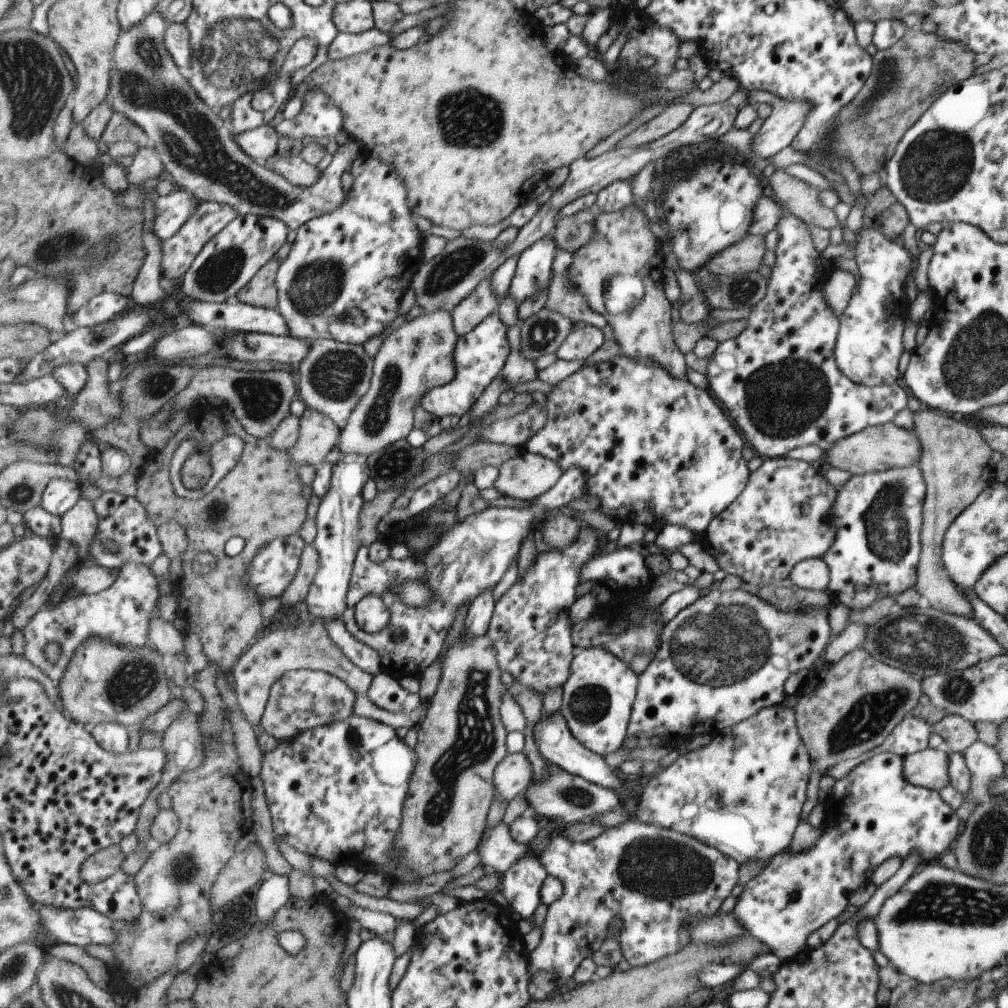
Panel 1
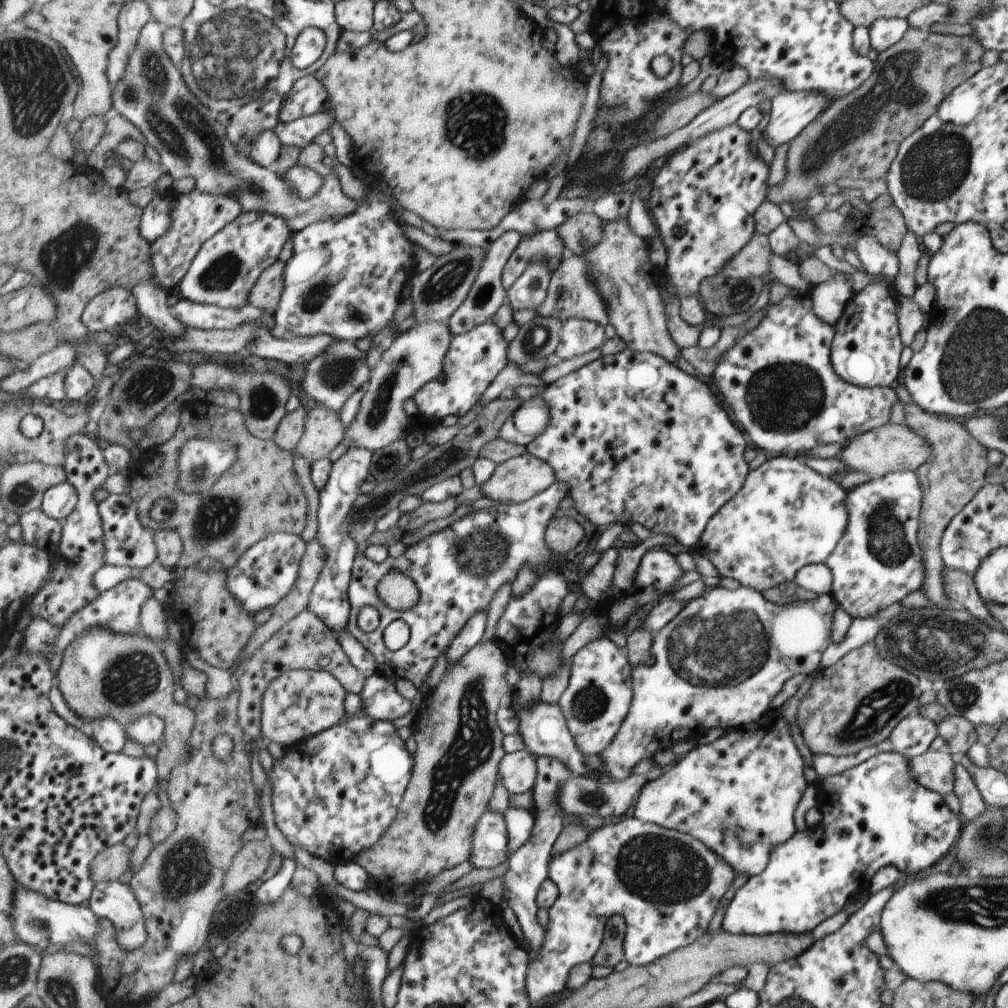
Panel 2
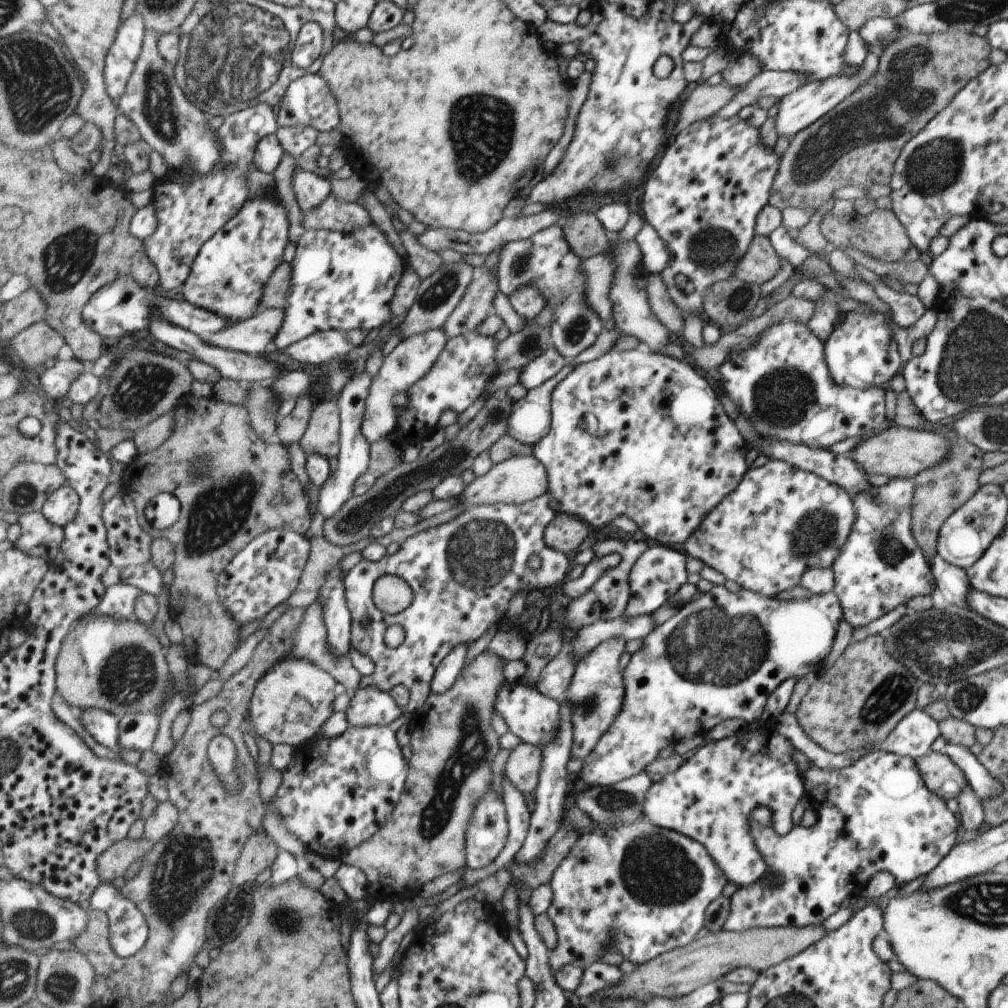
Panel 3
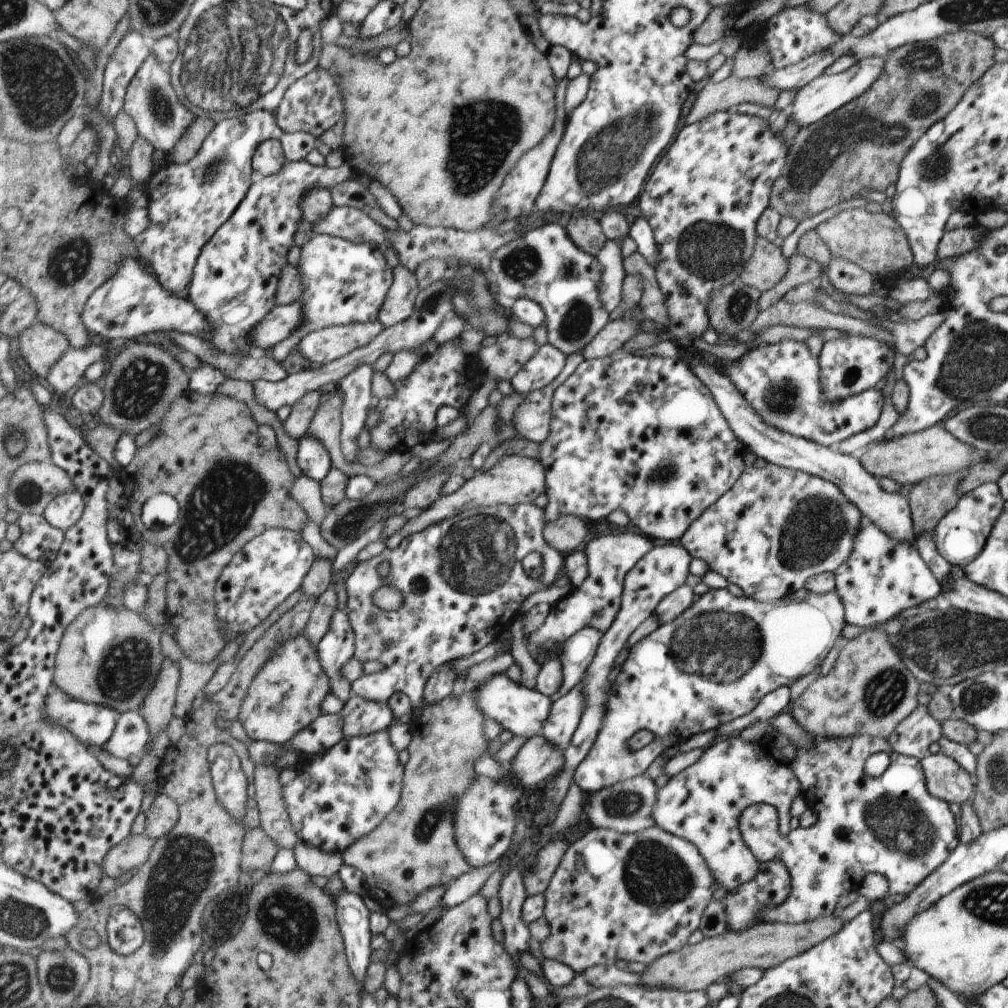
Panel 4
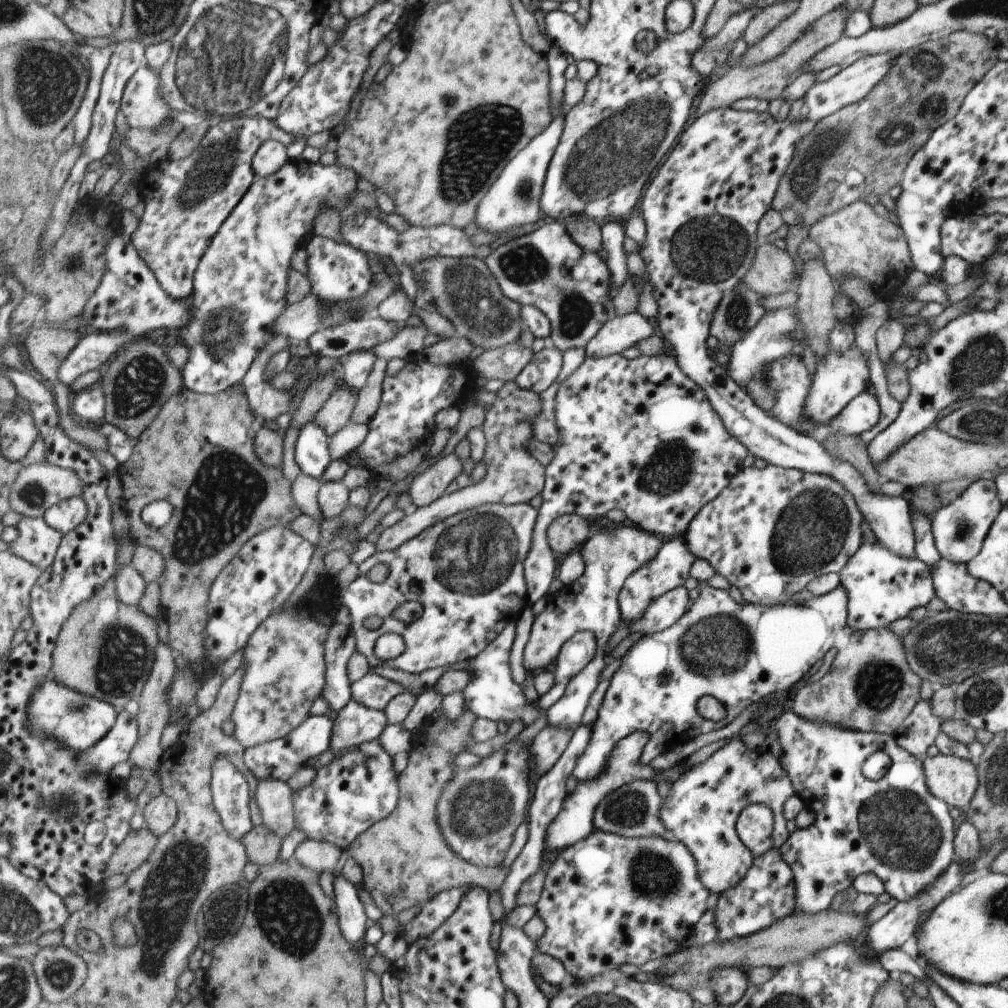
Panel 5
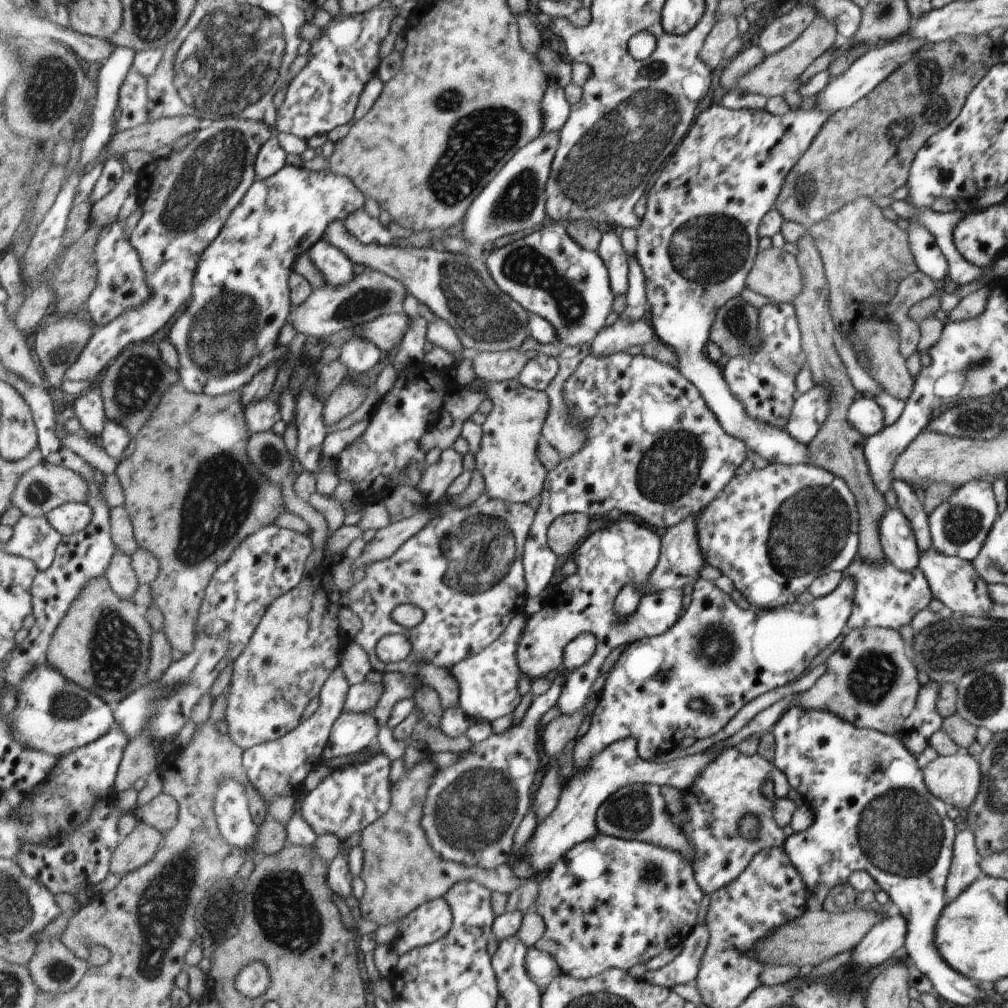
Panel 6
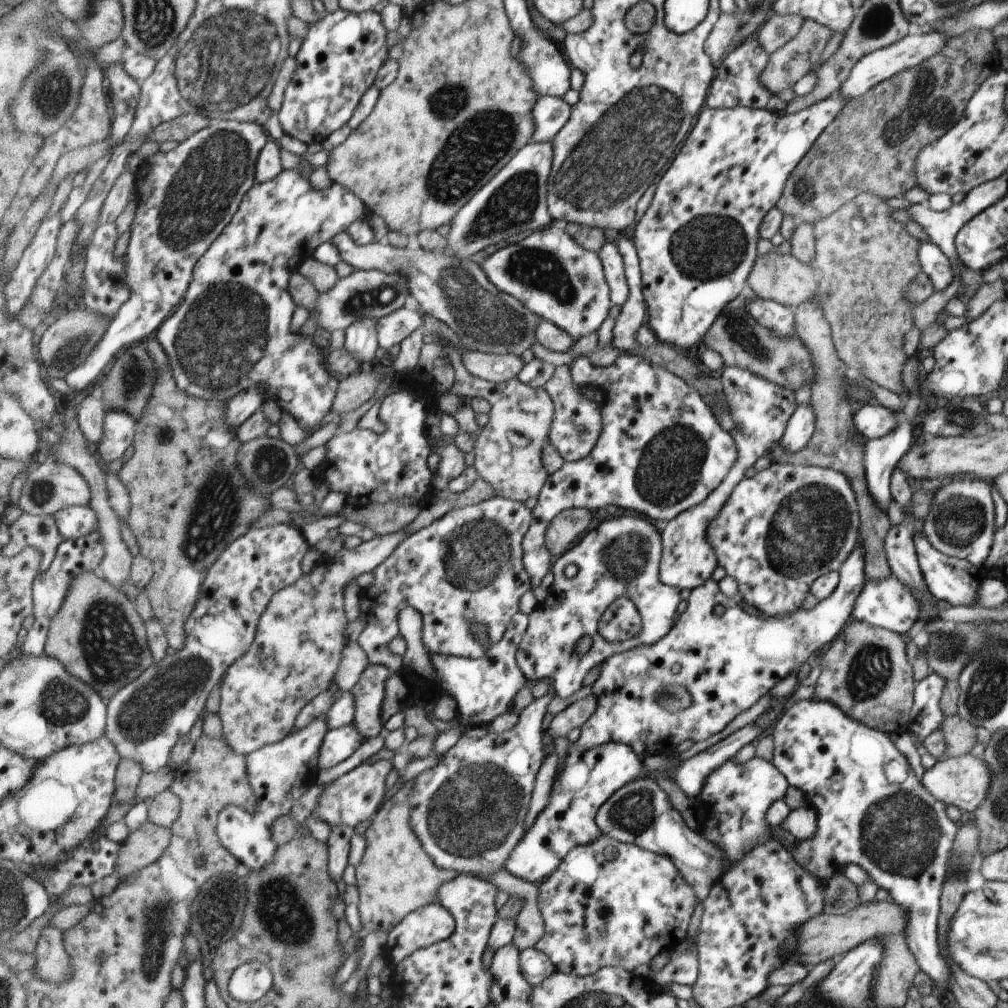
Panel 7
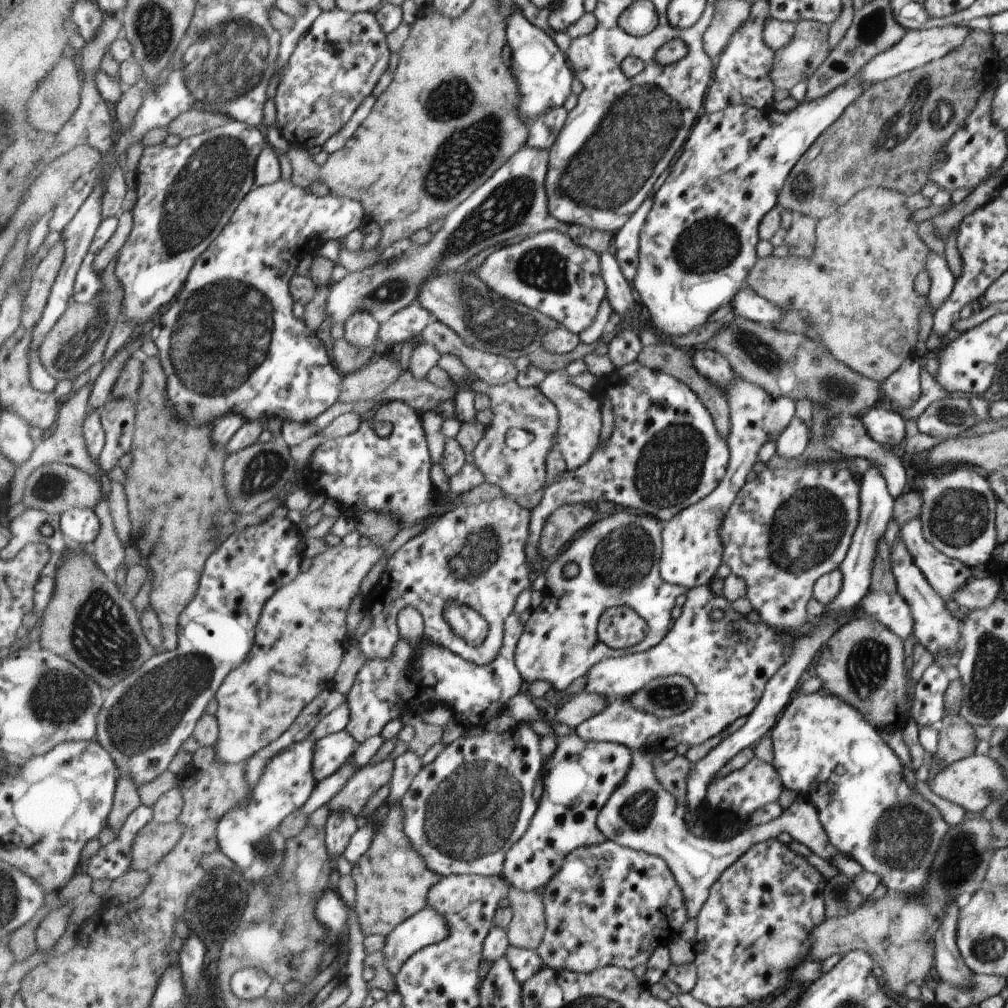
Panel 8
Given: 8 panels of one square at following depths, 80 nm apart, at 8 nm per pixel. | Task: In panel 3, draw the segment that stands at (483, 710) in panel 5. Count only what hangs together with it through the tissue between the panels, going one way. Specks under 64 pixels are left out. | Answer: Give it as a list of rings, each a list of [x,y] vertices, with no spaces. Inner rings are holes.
[[[520,682],[502,684],[494,710],[500,714],[510,726],[510,731],[518,736],[523,743],[541,745],[543,749],[557,735],[560,727],[561,703],[550,696],[545,696],[537,687],[531,687]]]

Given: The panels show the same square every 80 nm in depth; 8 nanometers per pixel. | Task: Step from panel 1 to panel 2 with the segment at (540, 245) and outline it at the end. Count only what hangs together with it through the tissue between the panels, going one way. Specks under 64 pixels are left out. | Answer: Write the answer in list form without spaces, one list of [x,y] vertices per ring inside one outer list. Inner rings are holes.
[[[536,261],[508,290],[509,303],[515,311],[535,311],[545,302],[553,270],[544,261]]]

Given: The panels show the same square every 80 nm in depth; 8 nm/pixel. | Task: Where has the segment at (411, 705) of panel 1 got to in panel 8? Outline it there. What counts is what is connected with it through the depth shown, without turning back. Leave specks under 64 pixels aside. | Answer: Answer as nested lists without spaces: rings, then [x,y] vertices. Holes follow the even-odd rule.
[[[341,731],[319,739],[314,744],[314,777],[316,782],[334,775],[357,750],[351,733]]]

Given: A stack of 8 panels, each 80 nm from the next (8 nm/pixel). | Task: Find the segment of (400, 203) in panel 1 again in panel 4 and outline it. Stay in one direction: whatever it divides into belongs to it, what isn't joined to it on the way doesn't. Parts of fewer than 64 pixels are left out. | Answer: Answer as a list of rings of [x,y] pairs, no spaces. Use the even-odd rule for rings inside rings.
[[[313,232],[311,239],[304,244],[298,269],[306,286],[304,296],[300,299],[304,302],[304,320],[289,338],[273,347],[271,354],[278,363],[285,362],[287,356],[300,346],[302,338],[309,333],[335,325],[379,321],[378,316],[381,315],[383,303],[386,302],[386,296],[389,295],[390,288],[394,284],[394,270],[387,266],[383,250],[373,242],[352,243],[341,237],[323,233]]]

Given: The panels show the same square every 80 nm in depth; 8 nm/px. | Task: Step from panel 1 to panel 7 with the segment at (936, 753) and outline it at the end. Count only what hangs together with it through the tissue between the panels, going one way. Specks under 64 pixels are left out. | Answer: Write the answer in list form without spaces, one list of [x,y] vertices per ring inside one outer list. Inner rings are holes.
[[[967,753],[958,757],[937,760],[937,762],[923,773],[921,778],[923,786],[935,800],[945,804],[953,804],[960,811],[974,812],[988,796],[988,789],[991,790],[991,768],[981,758]]]

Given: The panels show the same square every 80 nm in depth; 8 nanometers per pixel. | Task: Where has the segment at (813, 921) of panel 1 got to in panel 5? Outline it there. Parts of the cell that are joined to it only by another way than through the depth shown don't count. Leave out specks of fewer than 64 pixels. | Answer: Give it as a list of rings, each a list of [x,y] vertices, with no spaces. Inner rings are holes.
[[[789,707],[775,718],[772,726],[781,747],[778,763],[790,777],[790,783],[805,807],[814,812],[813,824],[791,832],[790,838],[777,849],[793,870],[796,904],[792,914],[827,910],[835,893],[851,888],[855,876],[861,873],[874,874],[883,883],[885,893],[898,903],[907,903],[946,872],[951,856],[954,856],[953,822],[947,812],[947,803],[930,792],[921,762],[899,746],[892,735],[855,731],[829,721],[804,719]],[[873,752],[883,752],[890,760],[886,772],[875,781],[861,773],[863,761]],[[751,804],[737,818],[737,833],[754,858],[772,846],[772,818],[759,804]]]

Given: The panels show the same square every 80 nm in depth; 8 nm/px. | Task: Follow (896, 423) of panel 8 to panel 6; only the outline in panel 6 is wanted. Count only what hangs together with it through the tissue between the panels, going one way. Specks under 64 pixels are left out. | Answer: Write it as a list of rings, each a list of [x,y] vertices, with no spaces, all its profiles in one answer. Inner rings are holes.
[[[857,395],[849,405],[846,419],[864,437],[878,433],[885,424],[882,407],[871,396]]]

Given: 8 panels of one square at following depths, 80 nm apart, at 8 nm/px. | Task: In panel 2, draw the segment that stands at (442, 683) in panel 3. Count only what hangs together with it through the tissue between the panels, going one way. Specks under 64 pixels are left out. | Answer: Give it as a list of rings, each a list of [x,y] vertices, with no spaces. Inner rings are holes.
[[[487,611],[478,612],[474,617],[471,617],[467,626],[459,633],[457,639],[449,647],[446,654],[448,666],[453,667],[462,662],[463,657],[472,649],[481,643],[481,638],[487,630]]]

